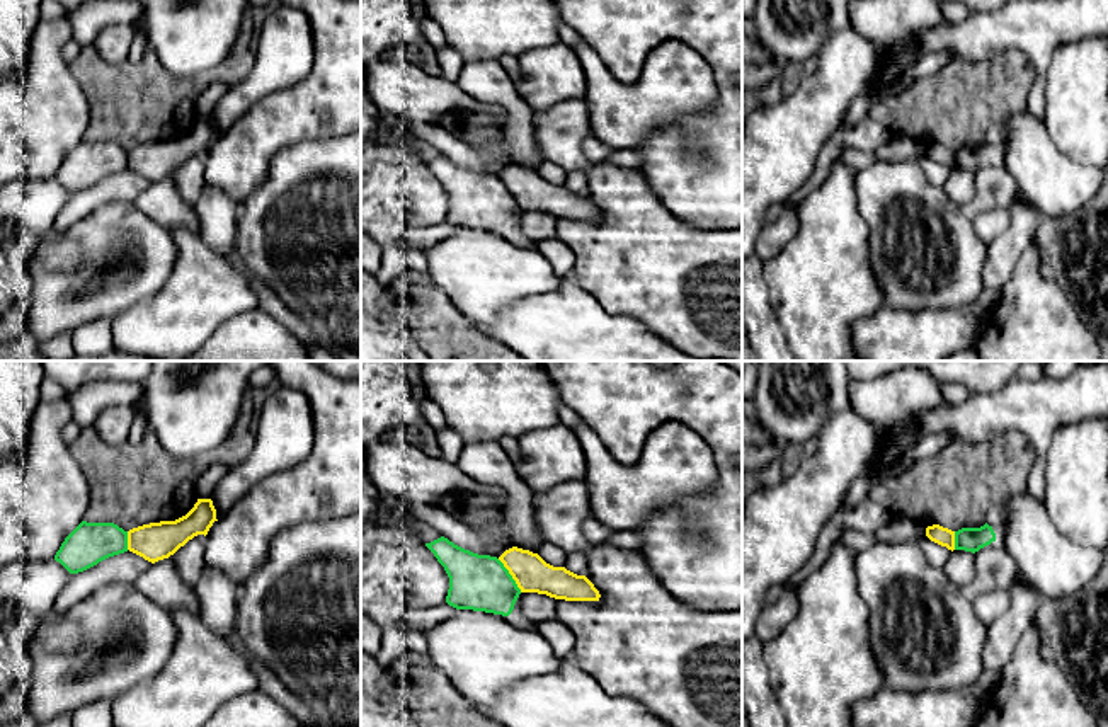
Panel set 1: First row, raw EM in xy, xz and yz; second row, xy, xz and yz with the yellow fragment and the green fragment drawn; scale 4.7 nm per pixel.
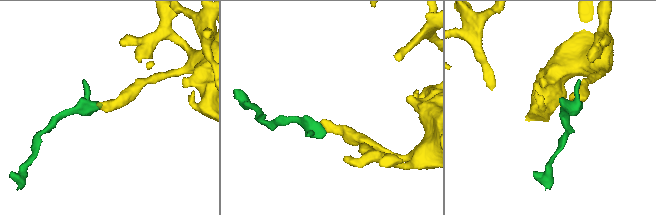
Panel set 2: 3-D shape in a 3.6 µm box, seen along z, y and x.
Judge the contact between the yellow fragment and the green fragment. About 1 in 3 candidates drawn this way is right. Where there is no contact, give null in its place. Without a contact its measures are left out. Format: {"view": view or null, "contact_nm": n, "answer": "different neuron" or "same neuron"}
{"view": "xz", "contact_nm": 200, "answer": "different neuron"}

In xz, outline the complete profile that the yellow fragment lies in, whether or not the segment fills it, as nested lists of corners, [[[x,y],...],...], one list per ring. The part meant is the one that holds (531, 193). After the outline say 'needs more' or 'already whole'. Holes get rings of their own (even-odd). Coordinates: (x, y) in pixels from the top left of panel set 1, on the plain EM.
[[[512,165],[499,179],[521,211],[546,213],[565,220],[599,220],[601,213],[585,194],[546,182],[538,172]]]; already whole

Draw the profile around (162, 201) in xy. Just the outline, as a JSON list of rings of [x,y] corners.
[[[175,172],[158,179],[145,189],[133,204],[155,223],[167,230],[186,226],[199,235],[199,220],[191,203],[180,197],[175,186]]]

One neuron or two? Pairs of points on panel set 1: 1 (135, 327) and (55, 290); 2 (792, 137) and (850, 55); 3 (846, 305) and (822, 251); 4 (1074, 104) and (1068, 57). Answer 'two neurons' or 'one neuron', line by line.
1: two neurons
2: one neuron
3: one neuron
4: one neuron

